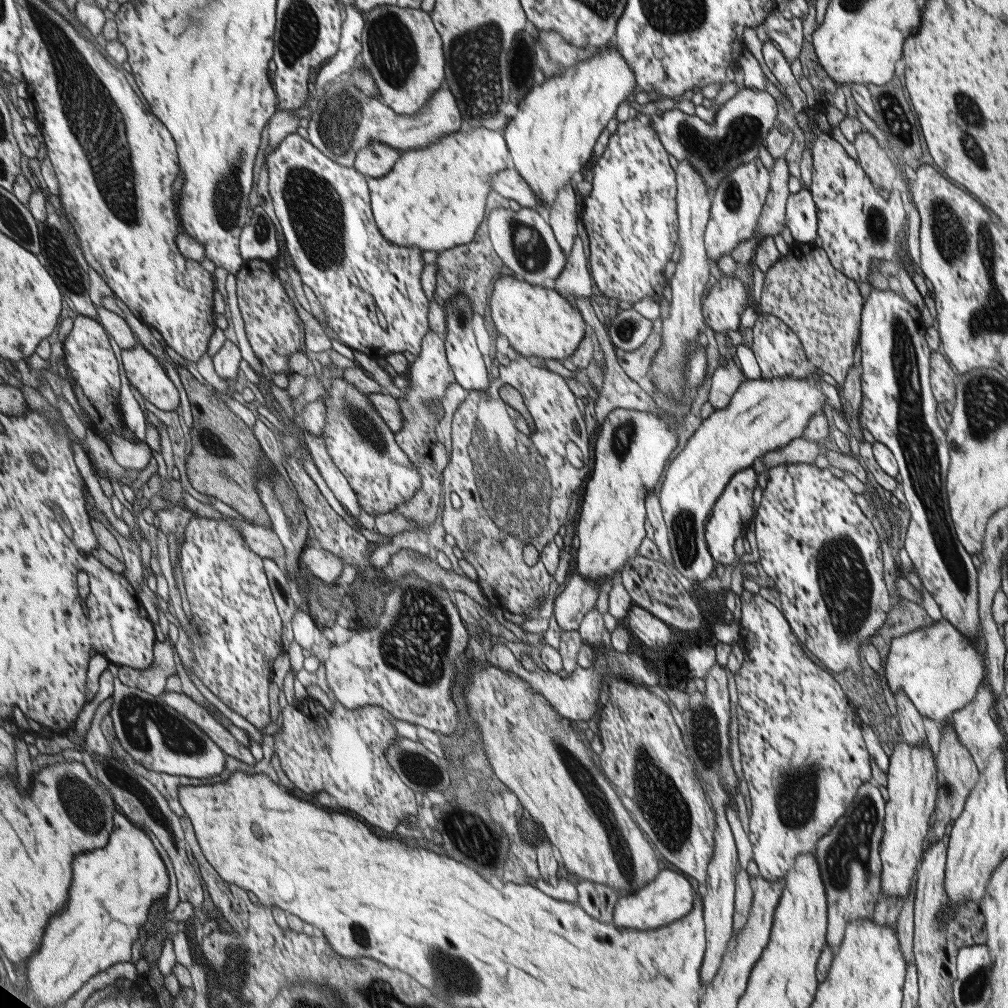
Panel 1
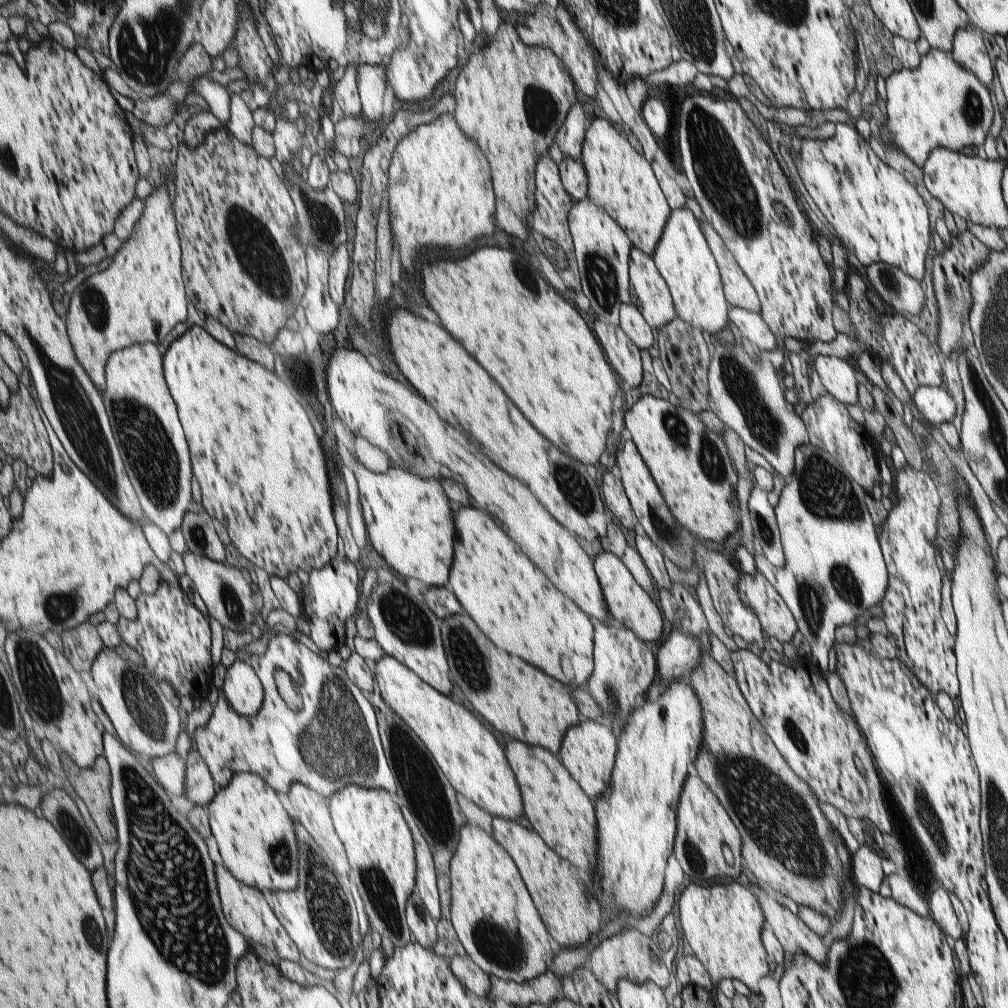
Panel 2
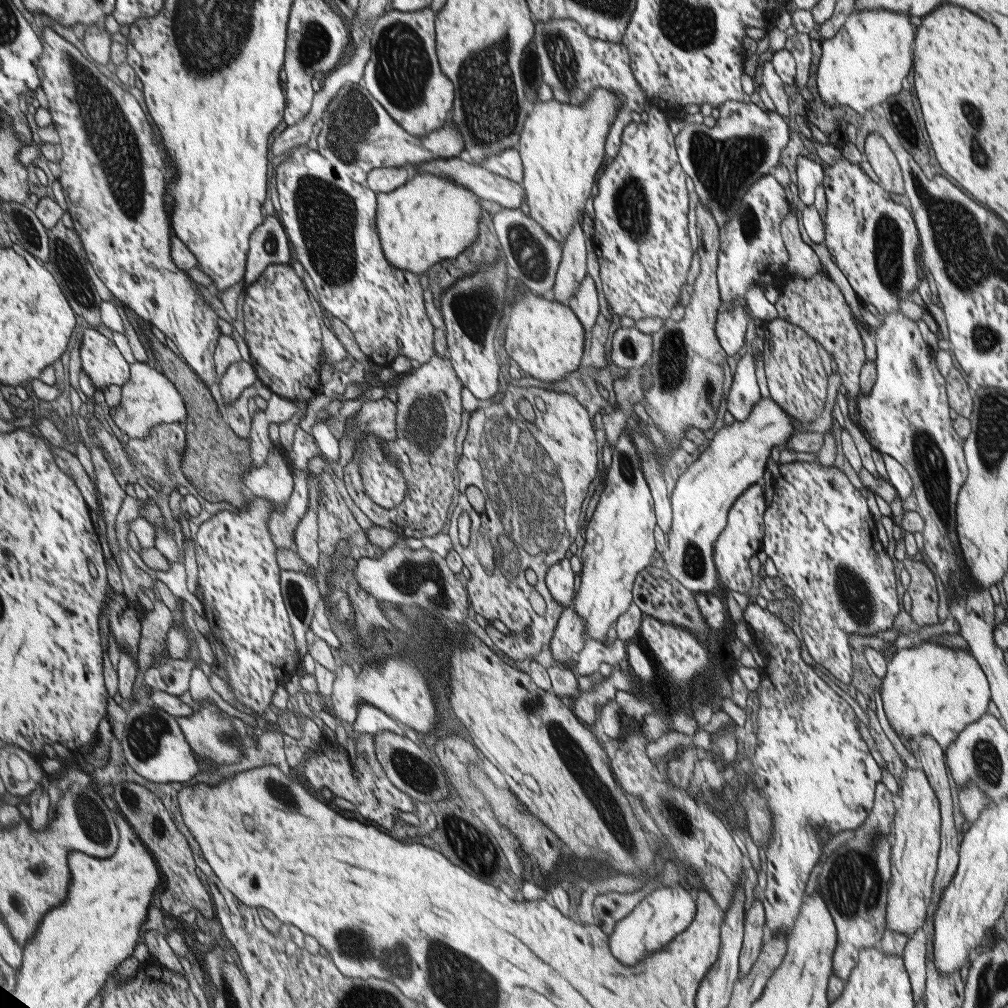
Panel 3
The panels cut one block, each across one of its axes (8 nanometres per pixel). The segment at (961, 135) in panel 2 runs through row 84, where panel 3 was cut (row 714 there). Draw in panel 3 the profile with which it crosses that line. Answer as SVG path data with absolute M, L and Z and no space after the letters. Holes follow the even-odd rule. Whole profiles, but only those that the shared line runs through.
M927 641L919 646L898 649L892 659L887 661L887 673L882 682L881 697L884 712L895 732L908 741L929 734L944 751L969 724L980 720L982 715L986 714L986 708L990 704L991 686L988 686L984 669L970 651L963 648L948 648L934 642Z

